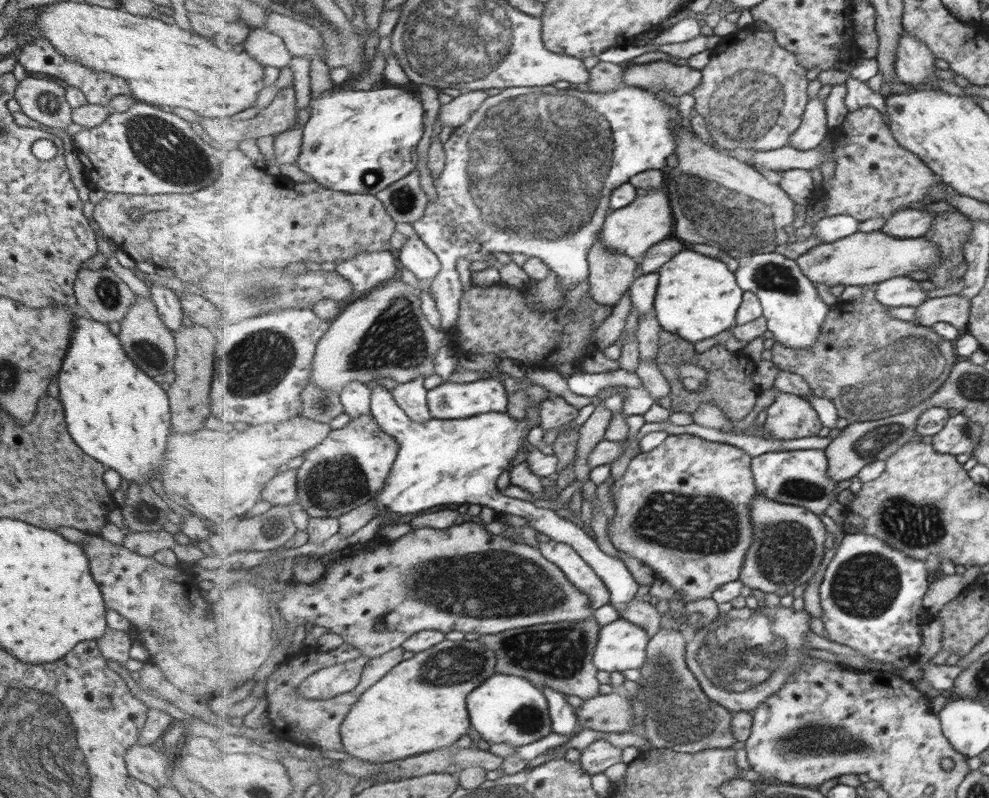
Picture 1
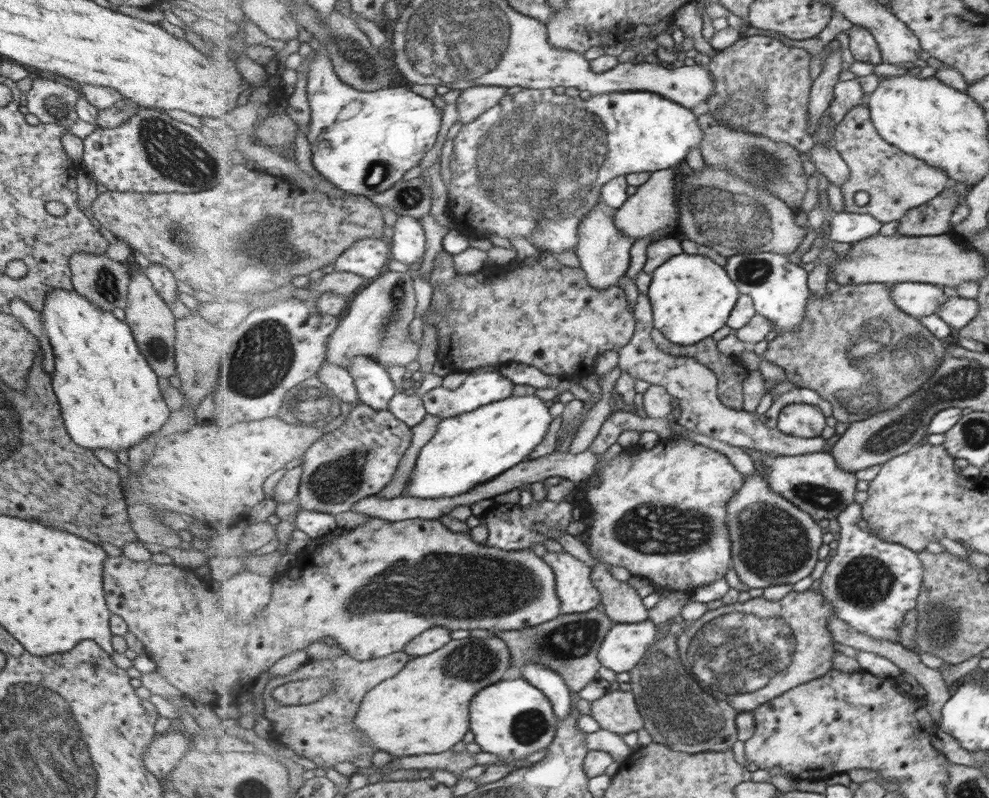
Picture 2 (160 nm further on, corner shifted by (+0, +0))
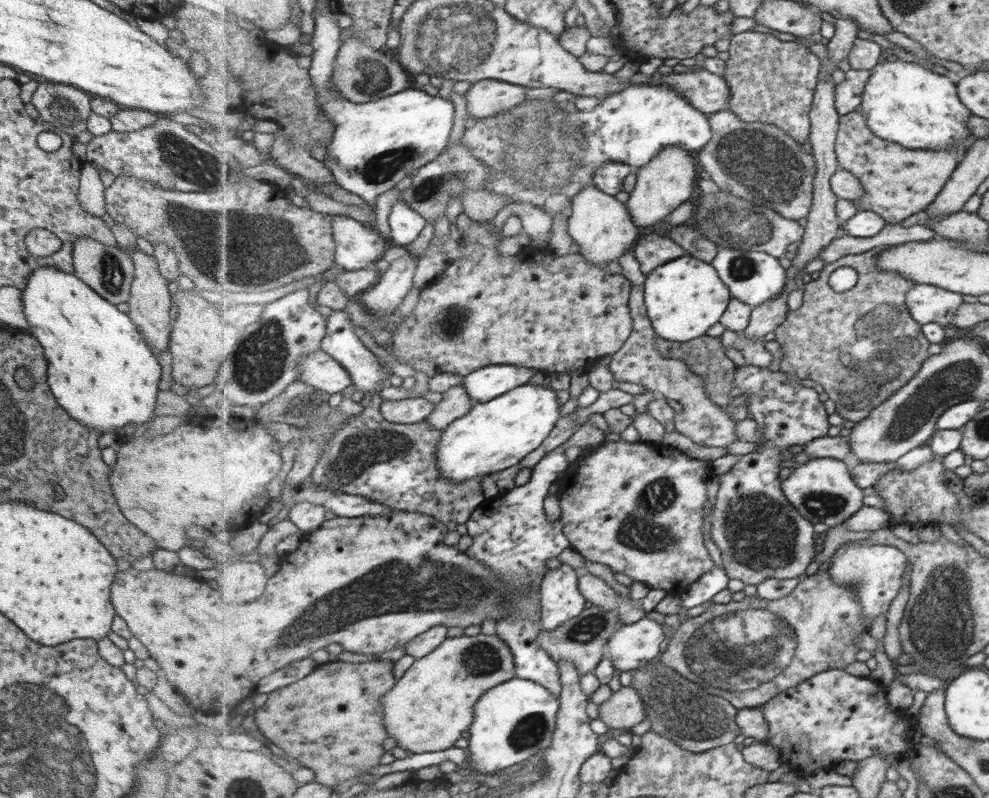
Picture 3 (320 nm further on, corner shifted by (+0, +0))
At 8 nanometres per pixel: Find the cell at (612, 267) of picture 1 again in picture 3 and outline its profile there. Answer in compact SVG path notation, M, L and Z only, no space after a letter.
M595 185L583 187L582 192L574 197L567 232L581 247L581 254L601 268L606 268L609 262L621 262L627 252L633 251L633 246L643 233L634 223L626 203L619 202Z

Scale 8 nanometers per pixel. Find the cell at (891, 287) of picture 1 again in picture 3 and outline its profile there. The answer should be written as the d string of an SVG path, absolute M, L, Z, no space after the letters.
M915 285L904 294L904 304L917 324L936 322L951 325L962 294L952 293L933 285Z

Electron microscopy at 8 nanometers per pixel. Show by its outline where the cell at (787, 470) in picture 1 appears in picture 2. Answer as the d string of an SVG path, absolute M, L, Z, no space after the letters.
M754 452L752 458L761 460L763 465L770 468L765 478L770 482L775 494L781 494L785 499L789 499L799 509L814 516L817 521L838 519L851 504L855 503L858 478L854 472L843 470L831 452L777 457L763 457L763 454Z

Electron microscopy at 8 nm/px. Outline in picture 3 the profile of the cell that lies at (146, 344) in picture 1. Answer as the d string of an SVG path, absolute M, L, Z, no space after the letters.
M135 248L129 251L129 257L134 266L134 277L131 281L129 298L126 300L126 315L131 319L141 336L145 338L154 357L158 358L156 355L167 350L170 333L169 307L172 304L167 291L168 282L158 273L159 269L153 255L147 255Z

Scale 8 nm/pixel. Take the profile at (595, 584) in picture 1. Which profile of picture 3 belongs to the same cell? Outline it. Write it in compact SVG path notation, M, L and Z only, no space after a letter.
M567 564L551 569L542 580L541 627L557 630L568 620L577 618L587 608L587 597L581 591L580 573Z

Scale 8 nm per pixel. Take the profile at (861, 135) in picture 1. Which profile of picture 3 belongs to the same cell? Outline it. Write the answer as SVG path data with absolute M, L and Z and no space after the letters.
M860 110L840 115L841 128L836 140L836 153L840 168L852 172L864 184L865 194L855 204L858 211L870 210L880 214L887 223L895 224L911 214L918 214L927 208L934 198L941 192L942 186L950 178L950 174L959 166L963 159L963 149L919 149L913 150L907 147L887 142L879 138L871 130L866 115Z

